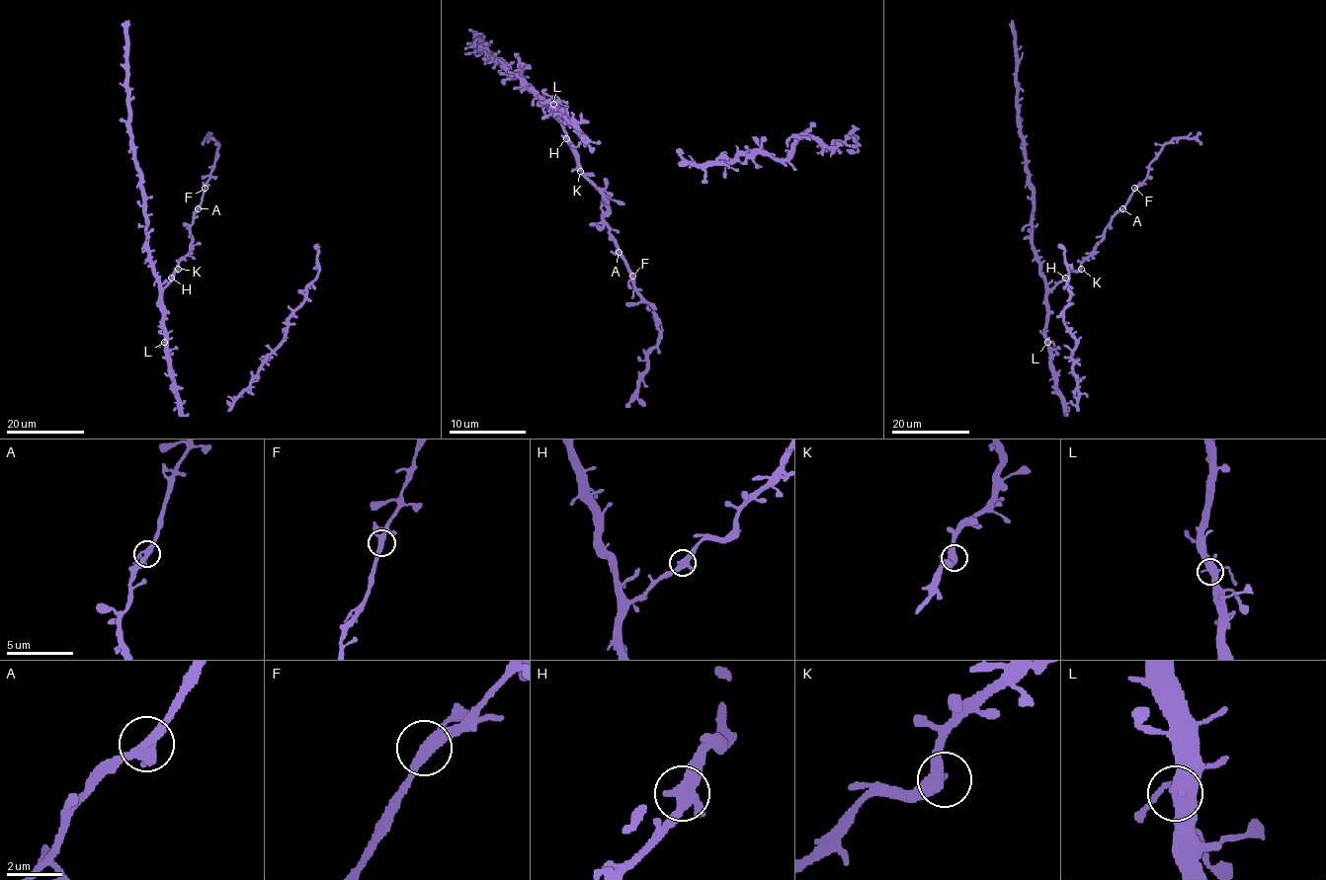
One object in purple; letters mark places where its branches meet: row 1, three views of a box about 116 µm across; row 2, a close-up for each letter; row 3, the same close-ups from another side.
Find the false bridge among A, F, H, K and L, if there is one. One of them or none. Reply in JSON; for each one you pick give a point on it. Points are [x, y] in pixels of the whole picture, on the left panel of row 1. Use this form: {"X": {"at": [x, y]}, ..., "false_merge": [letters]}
{"false_merge": []}

